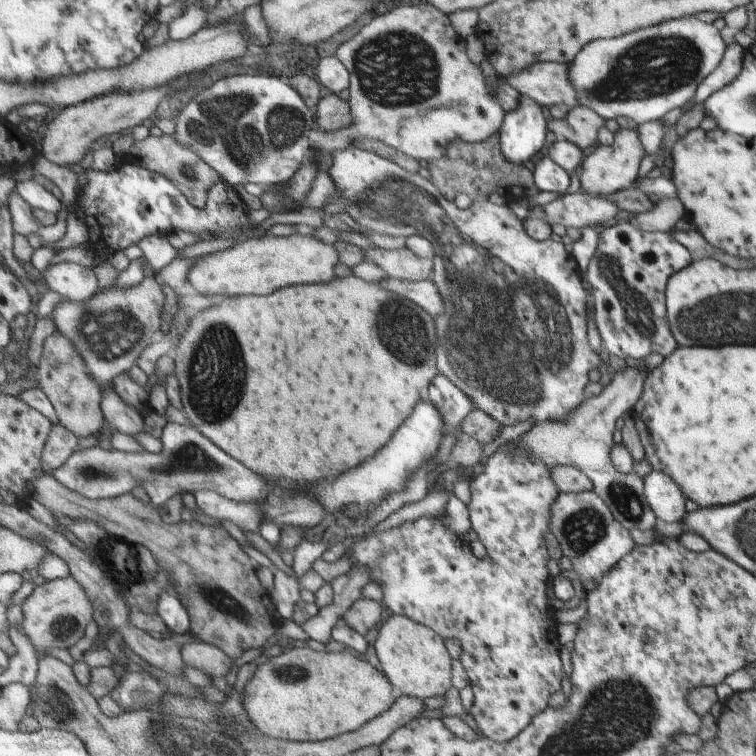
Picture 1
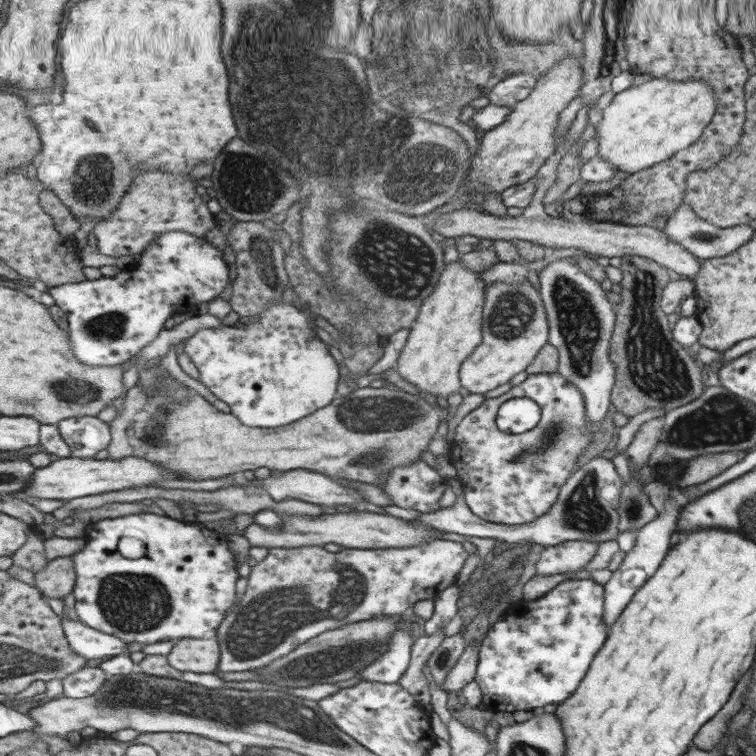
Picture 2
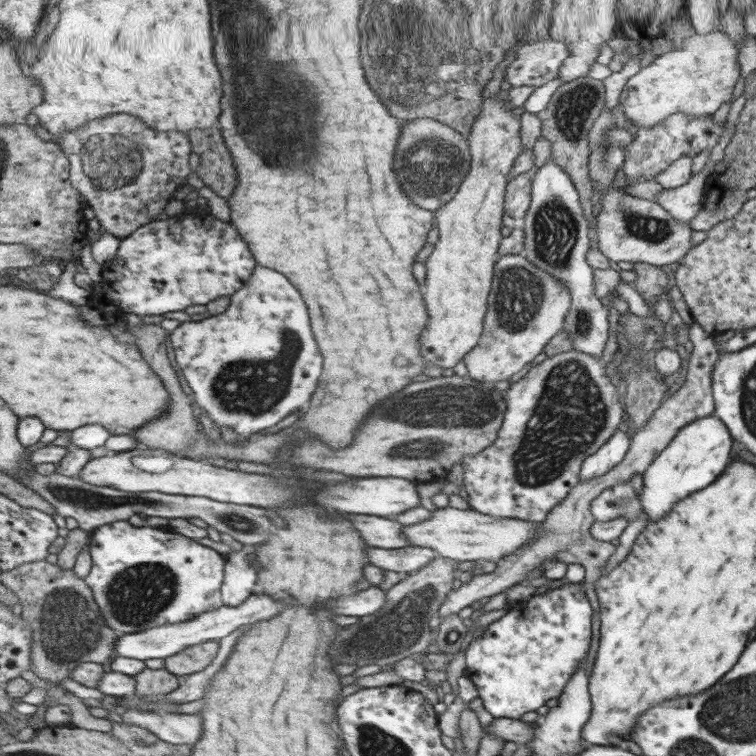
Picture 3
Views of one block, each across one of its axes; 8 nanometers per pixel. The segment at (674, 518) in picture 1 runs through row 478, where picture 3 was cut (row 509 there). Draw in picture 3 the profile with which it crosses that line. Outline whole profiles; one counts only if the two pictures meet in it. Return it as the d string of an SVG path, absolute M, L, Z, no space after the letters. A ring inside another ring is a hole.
M714 414L705 416L688 423L674 436L673 442L650 463L648 470L642 473L643 487L641 494L641 505L647 514L647 522L655 522L670 514L673 507L680 503L682 498L693 495L694 492L702 491L709 484L712 484L731 463L730 452L732 452L732 436L728 434L728 426L724 426L724 421Z

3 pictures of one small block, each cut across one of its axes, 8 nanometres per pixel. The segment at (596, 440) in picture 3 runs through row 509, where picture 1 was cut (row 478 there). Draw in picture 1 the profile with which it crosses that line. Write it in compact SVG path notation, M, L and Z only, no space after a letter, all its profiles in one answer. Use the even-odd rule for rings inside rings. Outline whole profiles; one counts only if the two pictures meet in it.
M509 441L486 458L482 472L474 475L469 487L470 522L486 547L486 558L477 558L468 541L458 538L433 516L422 516L414 522L404 521L396 528L358 540L344 550L344 556L353 567L366 566L370 570L372 582L378 582L382 588L384 606L392 612L410 617L442 637L460 641L462 654L459 660L466 669L475 696L470 712L484 737L508 743L546 710L550 694L560 690L560 680L565 674L558 648L550 638L557 622L552 618L540 618L550 612L544 596L550 580L546 562L552 554L546 550L544 534L548 532L548 522L552 522L552 508L560 498L560 486L553 479L549 465L532 460L530 454L520 454L514 441Z

